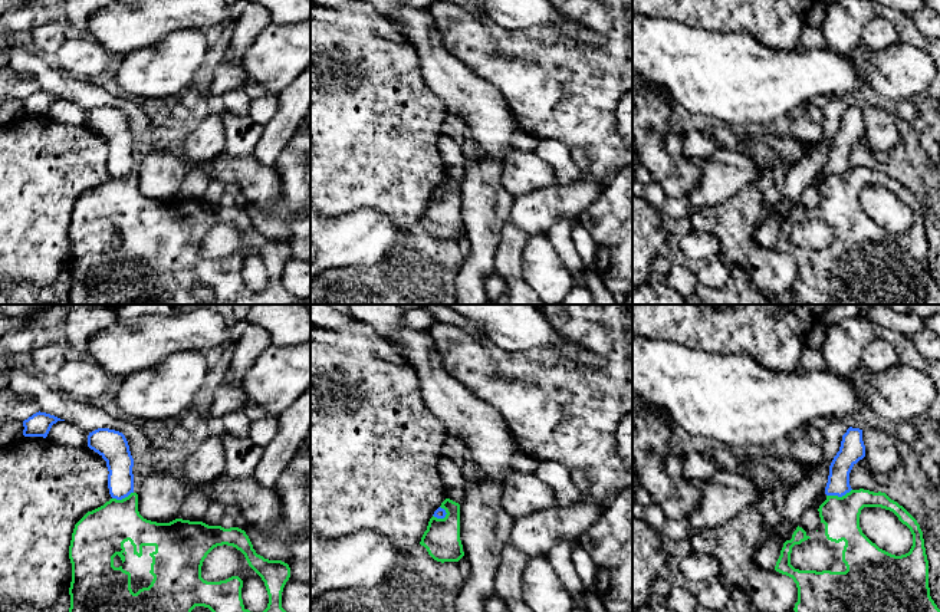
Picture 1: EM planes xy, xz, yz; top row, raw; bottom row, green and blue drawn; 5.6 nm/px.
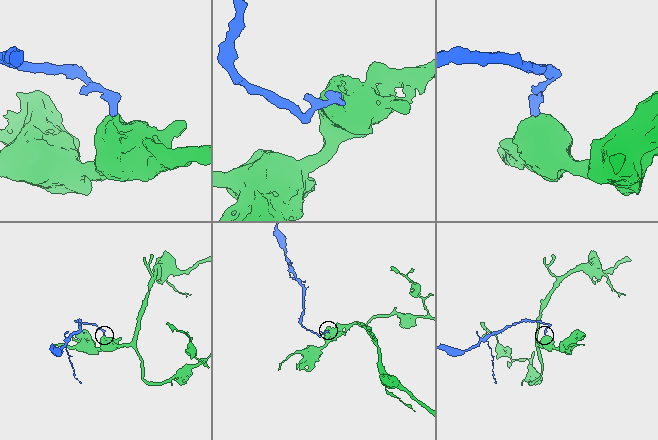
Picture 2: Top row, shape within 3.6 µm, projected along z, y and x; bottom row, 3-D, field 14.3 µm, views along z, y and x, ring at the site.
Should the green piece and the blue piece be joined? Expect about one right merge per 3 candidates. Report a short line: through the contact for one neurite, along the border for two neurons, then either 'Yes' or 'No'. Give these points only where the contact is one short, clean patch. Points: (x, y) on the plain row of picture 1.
Line: yz (851, 167), (841, 174), (827, 174). No

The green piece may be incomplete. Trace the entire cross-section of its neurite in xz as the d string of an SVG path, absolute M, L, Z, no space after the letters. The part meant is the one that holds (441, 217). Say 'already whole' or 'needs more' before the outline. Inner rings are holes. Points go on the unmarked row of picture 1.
already whole; M446 177L440 185L446 188L446 195L430 197L420 223L437 240L459 240L464 234L460 218L460 182Z

